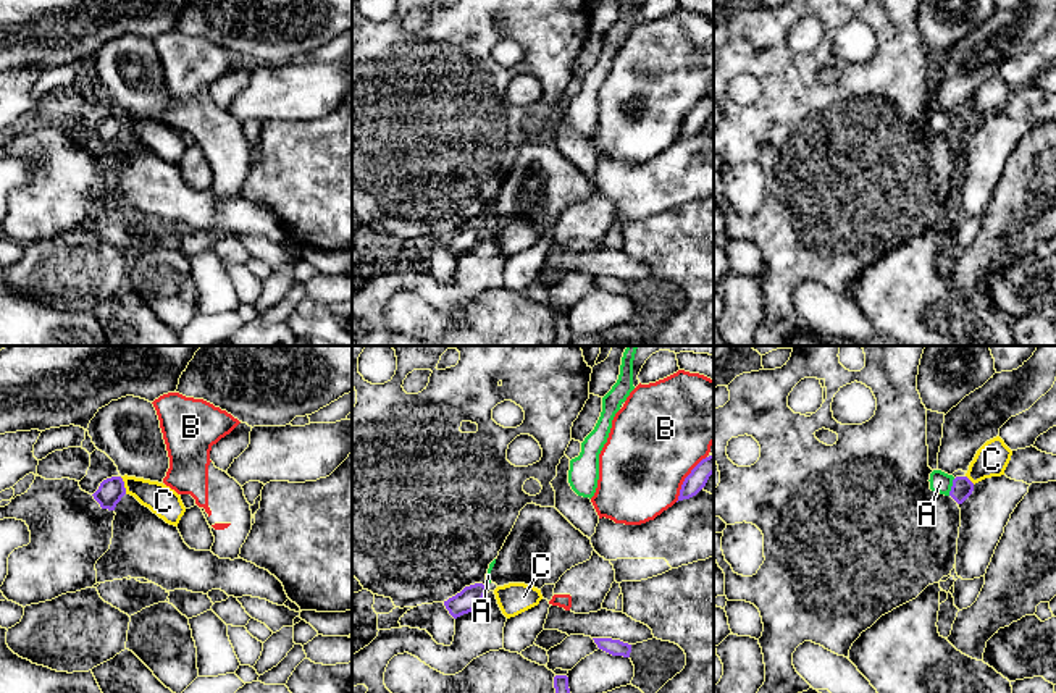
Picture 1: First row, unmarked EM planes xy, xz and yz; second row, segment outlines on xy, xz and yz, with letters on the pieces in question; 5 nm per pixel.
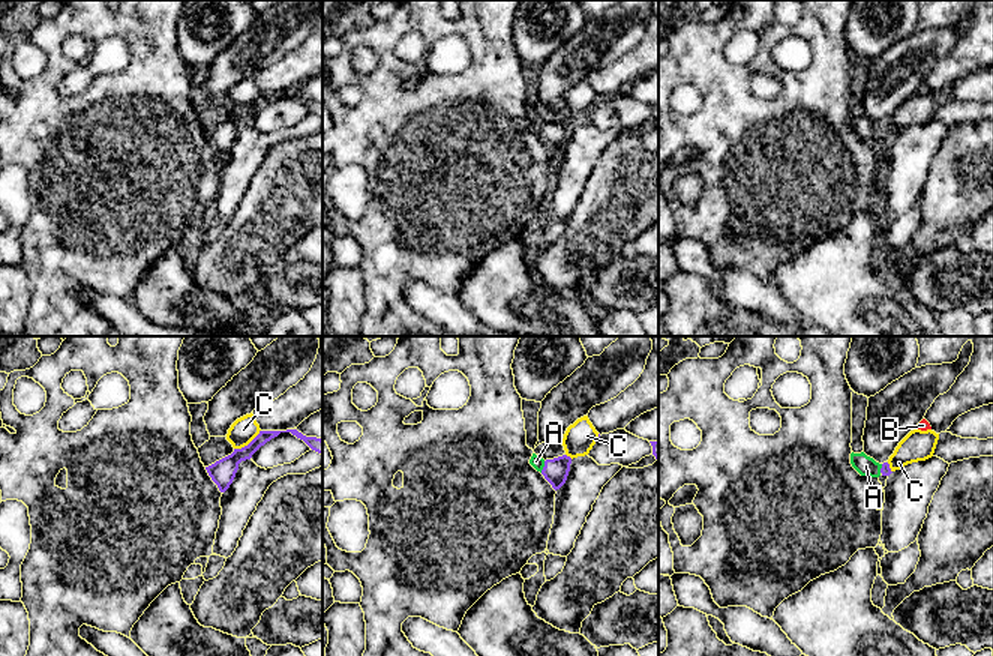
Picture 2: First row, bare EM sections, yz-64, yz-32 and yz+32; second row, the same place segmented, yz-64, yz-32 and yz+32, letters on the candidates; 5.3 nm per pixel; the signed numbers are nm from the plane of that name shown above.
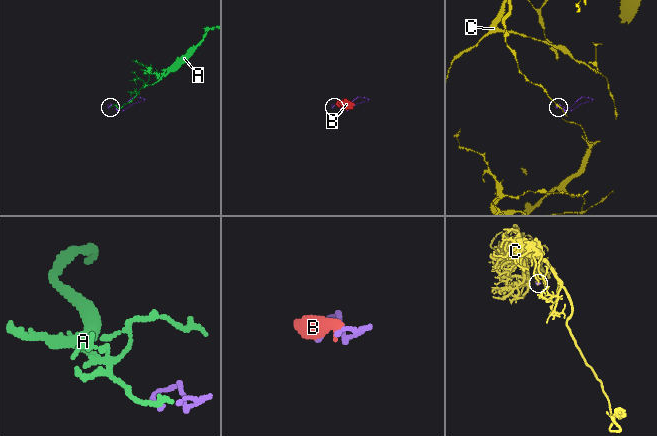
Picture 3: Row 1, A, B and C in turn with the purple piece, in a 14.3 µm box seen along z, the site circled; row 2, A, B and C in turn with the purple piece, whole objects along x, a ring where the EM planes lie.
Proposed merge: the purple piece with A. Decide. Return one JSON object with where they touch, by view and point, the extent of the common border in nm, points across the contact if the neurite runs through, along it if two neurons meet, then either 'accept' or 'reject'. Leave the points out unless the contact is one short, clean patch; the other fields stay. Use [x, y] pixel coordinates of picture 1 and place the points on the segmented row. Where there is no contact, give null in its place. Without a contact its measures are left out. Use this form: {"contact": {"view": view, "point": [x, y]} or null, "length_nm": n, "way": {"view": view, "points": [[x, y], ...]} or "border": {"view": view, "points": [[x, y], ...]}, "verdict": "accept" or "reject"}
{"contact": {"view": "yz", "point": [951, 487]}, "length_nm": 90, "way": {"view": "yz", "points": [[963, 487], [951, 487], [940, 482]]}, "verdict": "accept"}

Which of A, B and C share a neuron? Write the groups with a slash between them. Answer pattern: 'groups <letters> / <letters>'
groups A / B / C

